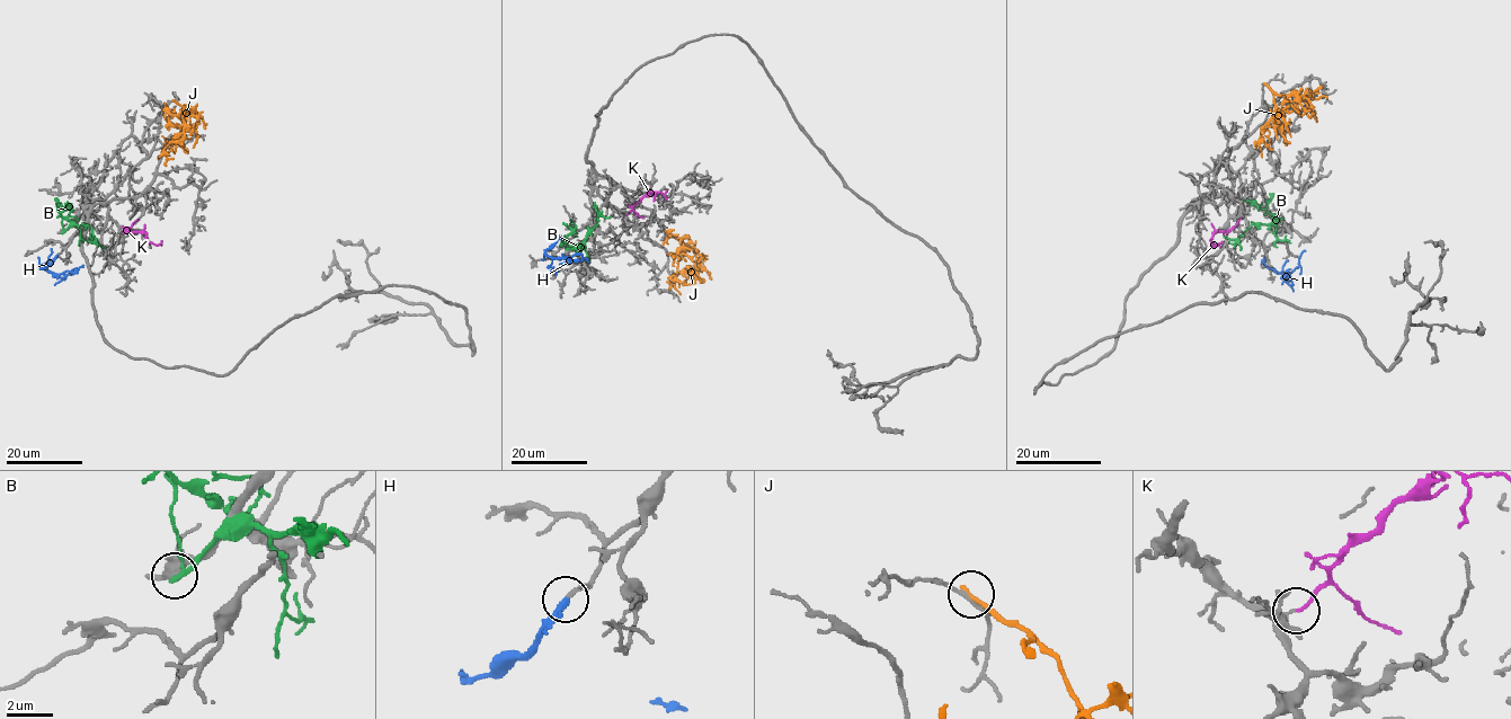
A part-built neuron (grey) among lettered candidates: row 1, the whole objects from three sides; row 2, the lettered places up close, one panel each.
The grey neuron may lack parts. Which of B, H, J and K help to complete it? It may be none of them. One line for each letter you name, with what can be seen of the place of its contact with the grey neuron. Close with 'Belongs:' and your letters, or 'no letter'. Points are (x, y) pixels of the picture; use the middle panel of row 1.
H: meets grey at (561, 239)
K: meets grey at (627, 214)
Belongs: H, K

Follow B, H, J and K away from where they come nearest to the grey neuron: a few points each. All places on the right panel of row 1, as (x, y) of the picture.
B: (1277, 232), (1271, 223), (1252, 224), (1240, 237), (1241, 249)
H: (1264, 257), (1269, 267), (1285, 274), (1287, 282), (1289, 274), (1286, 272), (1291, 269)
J: (1265, 83), (1277, 95), (1305, 97), (1312, 105), (1310, 117), (1315, 120), (1314, 109)
K: (1237, 225), (1226, 232), (1214, 233), (1210, 239), (1215, 247), (1210, 241)

